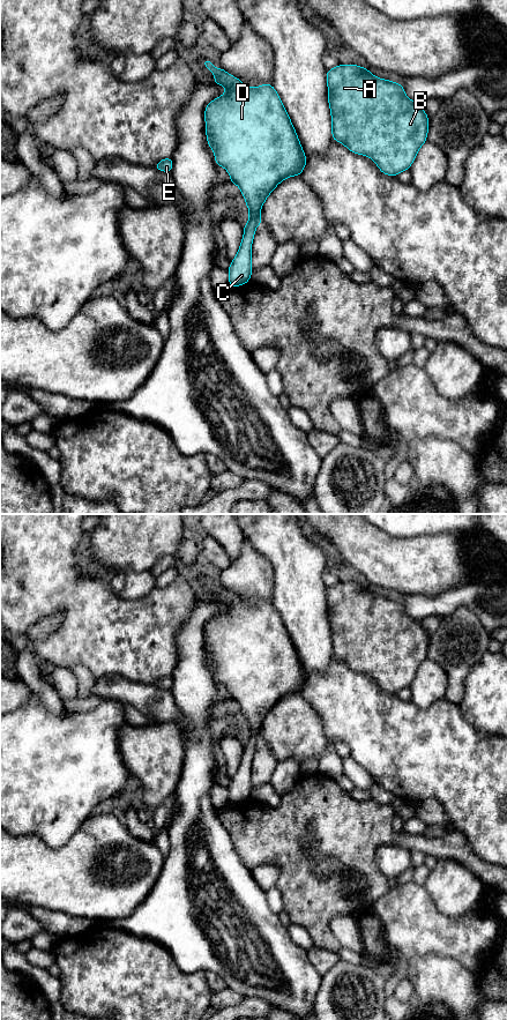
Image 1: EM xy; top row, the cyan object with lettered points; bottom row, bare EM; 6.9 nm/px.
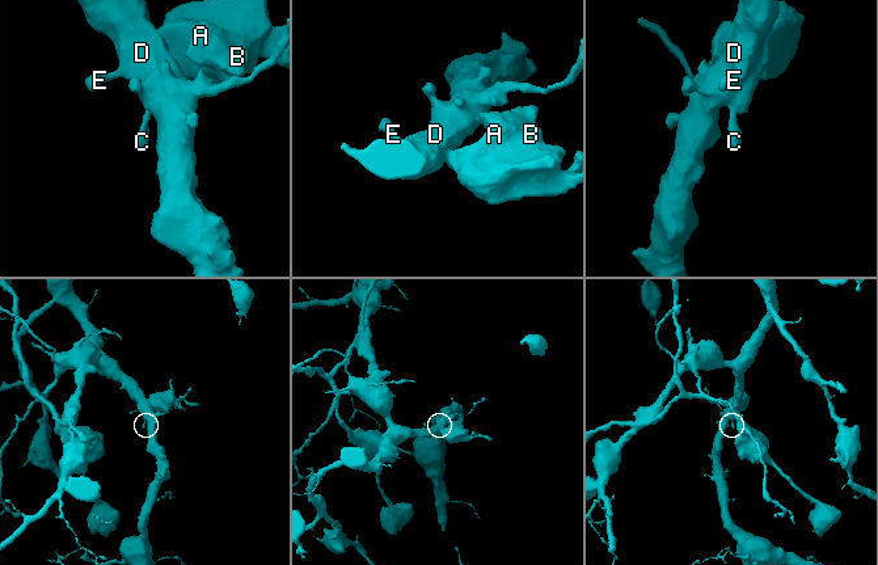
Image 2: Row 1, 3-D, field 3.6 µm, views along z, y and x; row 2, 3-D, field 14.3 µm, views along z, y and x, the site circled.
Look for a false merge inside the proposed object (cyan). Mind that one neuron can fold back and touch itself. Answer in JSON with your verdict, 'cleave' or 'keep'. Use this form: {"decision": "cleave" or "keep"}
{"decision": "cleave"}

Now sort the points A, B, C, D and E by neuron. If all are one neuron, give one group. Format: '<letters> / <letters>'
A B / C D E

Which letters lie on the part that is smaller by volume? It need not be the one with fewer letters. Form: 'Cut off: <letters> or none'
Cut off: A, B

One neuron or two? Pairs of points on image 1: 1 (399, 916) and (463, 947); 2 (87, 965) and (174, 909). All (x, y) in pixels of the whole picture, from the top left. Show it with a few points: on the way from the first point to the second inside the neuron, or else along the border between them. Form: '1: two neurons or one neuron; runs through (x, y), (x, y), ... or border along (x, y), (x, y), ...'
1: one neuron; runs through (415, 925), (447, 937)
2: two neurons; border along (107, 924), (158, 943)

